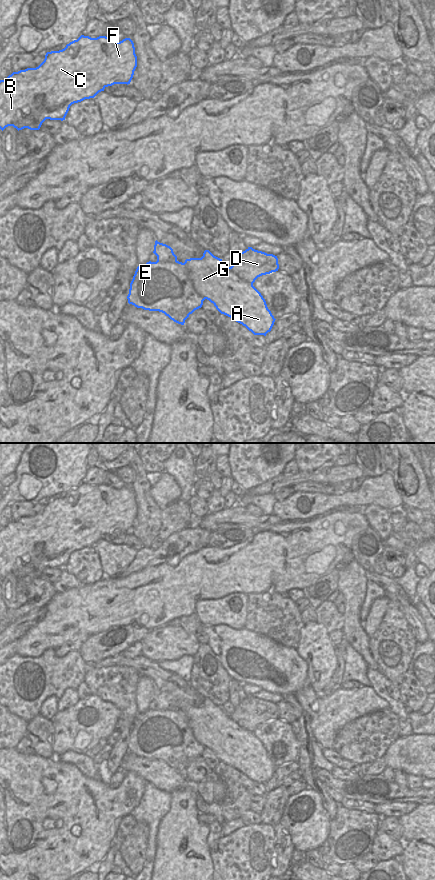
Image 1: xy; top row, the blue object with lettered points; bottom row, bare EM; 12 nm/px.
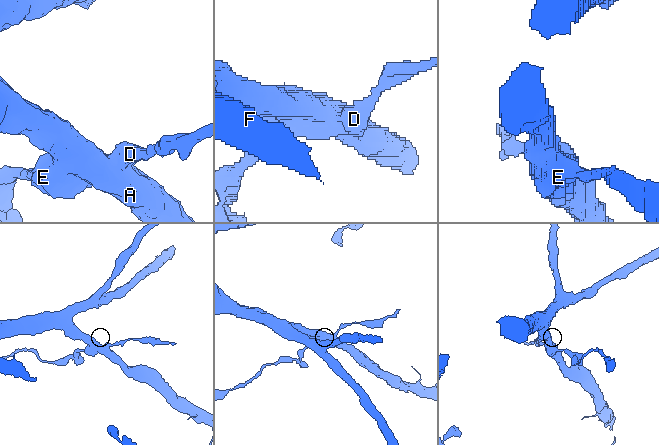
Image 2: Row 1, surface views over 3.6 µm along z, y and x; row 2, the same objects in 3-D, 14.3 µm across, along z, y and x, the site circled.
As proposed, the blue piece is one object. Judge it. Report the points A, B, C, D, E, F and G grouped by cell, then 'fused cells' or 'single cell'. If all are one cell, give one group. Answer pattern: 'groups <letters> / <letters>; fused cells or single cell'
groups A B C F G / D E; fused cells

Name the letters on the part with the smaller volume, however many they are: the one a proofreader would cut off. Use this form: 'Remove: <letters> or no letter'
Remove: D, E

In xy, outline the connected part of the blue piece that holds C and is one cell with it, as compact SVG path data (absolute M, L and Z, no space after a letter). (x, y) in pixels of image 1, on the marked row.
M81 35L59 51L47 52L44 61L36 68L13 72L0 80L0 129L13 126L18 131L24 128L39 130L46 119L65 120L72 104L94 98L99 92L114 84L130 84L137 67L134 43L130 38L116 42L106 36L91 38Z

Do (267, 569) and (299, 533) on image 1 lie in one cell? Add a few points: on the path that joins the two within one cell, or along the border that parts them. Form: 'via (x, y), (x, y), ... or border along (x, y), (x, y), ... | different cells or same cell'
via (276, 560), (294, 542) | same cell

